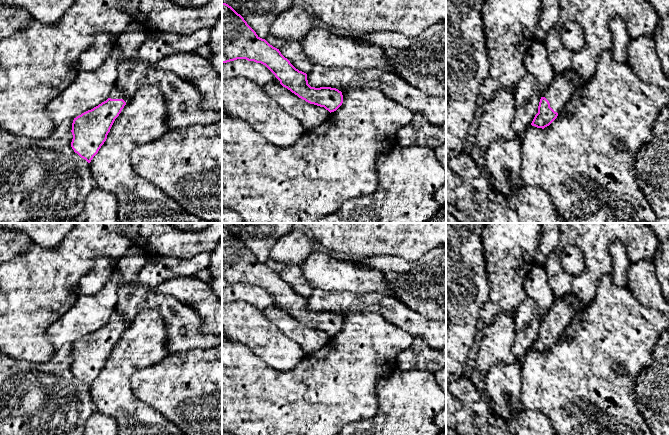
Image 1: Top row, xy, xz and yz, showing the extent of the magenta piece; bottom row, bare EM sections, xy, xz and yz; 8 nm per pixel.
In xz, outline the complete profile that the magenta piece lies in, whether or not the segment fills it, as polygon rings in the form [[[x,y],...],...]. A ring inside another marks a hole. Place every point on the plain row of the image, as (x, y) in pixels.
[[[222,227],[222,288],[237,283],[265,289],[283,311],[330,337],[343,327],[342,316],[338,313],[311,311],[306,297],[296,293],[279,273],[260,262],[231,230]]]

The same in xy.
[[[115,307],[106,325],[74,342],[71,371],[88,387],[106,365],[115,343],[126,329],[123,323],[127,321]]]

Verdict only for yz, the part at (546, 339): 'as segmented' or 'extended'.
extended

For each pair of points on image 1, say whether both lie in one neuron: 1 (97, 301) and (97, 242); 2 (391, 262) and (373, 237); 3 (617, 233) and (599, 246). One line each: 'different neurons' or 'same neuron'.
1: different neurons
2: different neurons
3: same neuron

